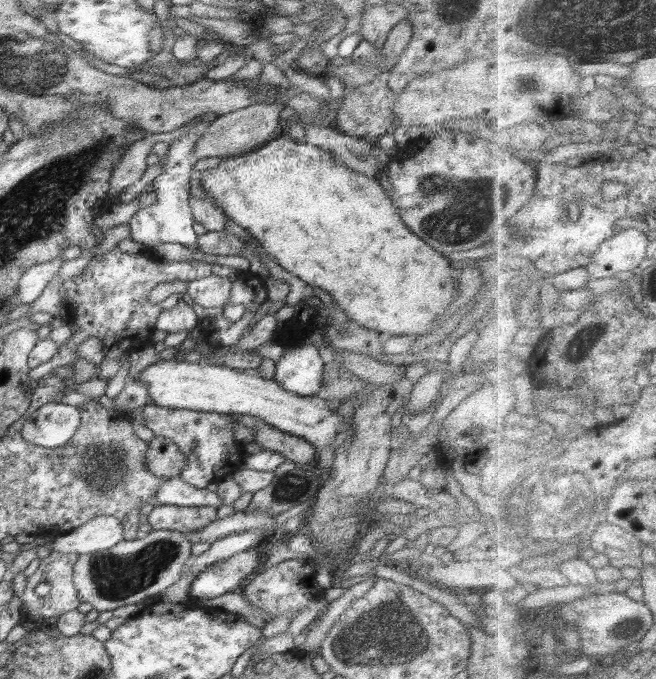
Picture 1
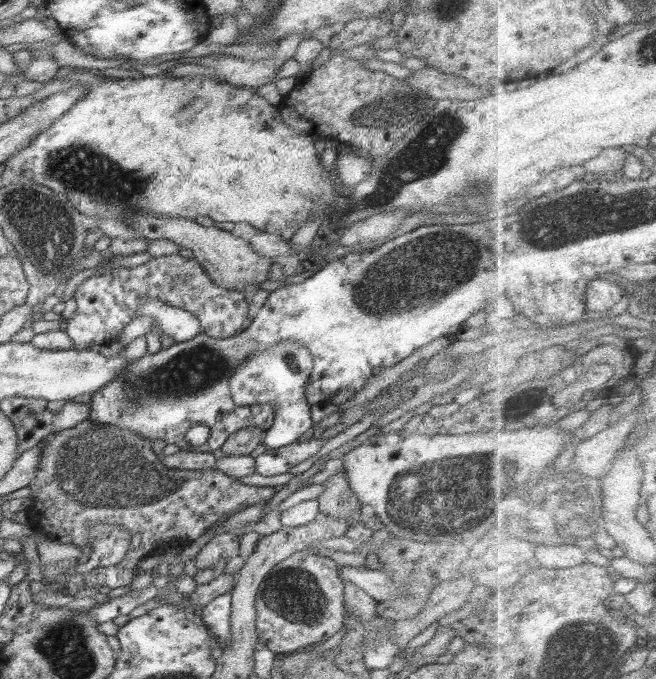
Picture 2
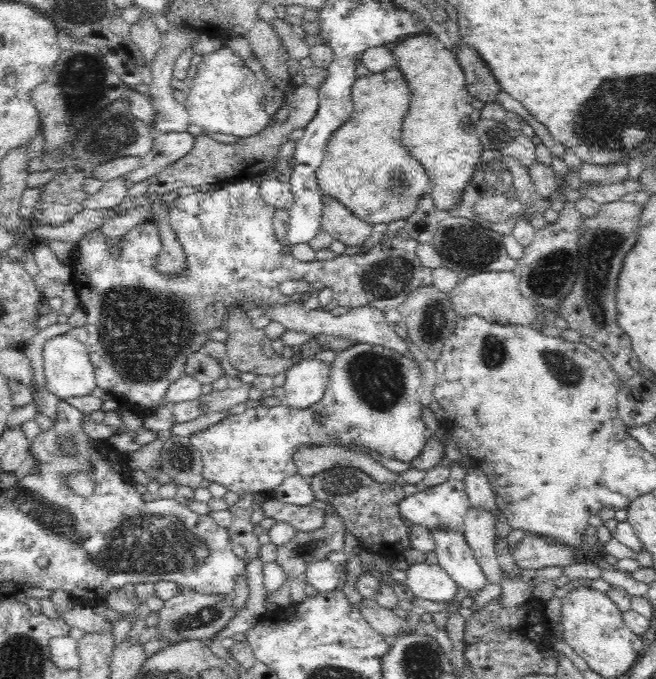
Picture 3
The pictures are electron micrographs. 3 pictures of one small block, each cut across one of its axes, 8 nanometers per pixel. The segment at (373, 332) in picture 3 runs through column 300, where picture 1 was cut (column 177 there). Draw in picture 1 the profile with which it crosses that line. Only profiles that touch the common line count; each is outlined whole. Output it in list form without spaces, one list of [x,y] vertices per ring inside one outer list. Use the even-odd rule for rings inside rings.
[[[179,300],[171,309],[164,309],[156,319],[154,330],[162,330],[166,333],[192,331],[199,321],[197,320],[197,308],[190,301]]]

